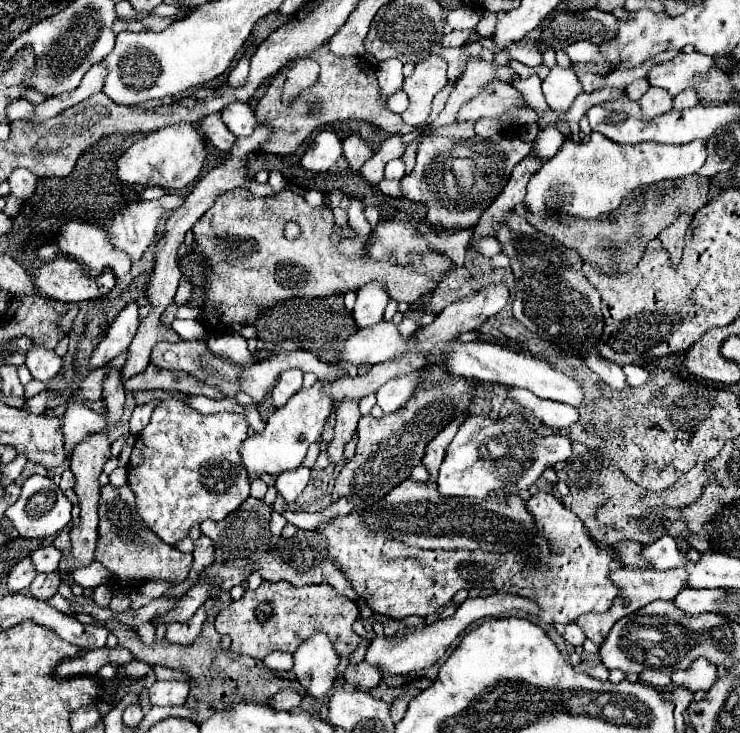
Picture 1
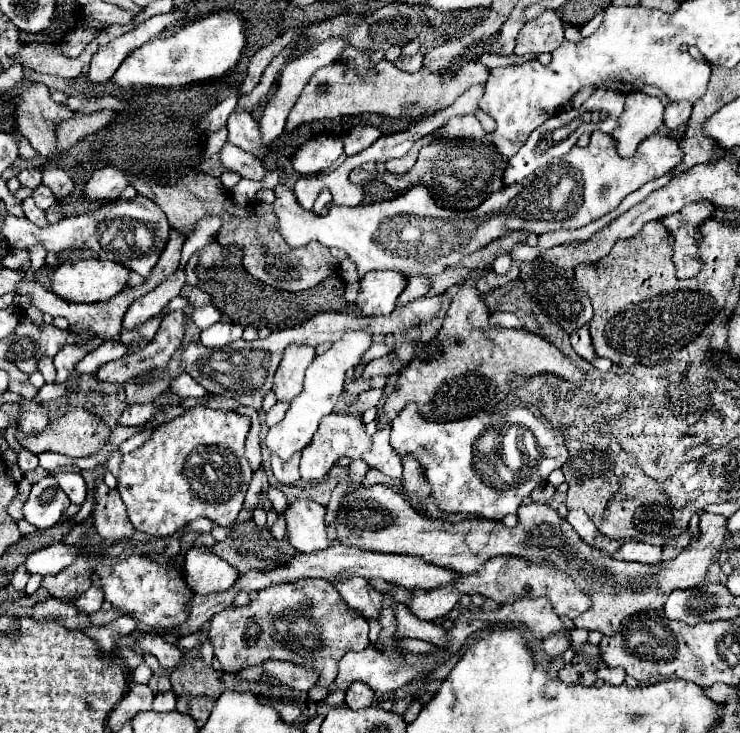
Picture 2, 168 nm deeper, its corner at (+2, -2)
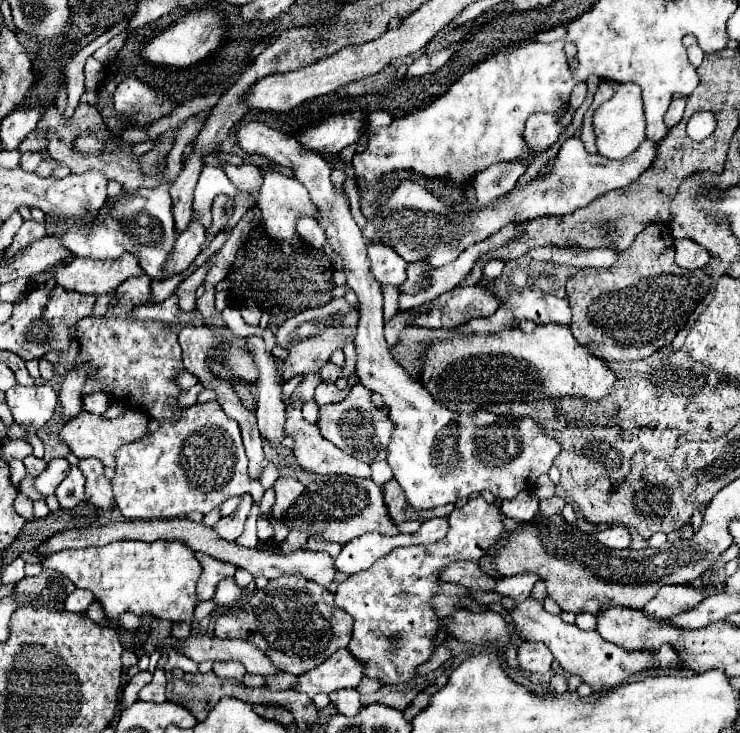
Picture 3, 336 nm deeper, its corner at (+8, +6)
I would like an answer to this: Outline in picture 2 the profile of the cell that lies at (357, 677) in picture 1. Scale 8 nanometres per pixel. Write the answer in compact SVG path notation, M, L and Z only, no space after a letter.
M351 683L351 687L347 689L345 705L351 707L351 709L369 707L373 701L375 701L375 693L365 683Z

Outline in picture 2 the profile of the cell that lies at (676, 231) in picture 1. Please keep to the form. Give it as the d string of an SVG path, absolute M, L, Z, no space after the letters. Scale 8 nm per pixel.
M683 223L683 227L679 227L679 231L673 231L675 237L675 245L673 245L673 263L677 269L677 277L679 279L687 279L687 277L695 277L701 269L701 263L697 259L697 243L695 243L695 227L691 227L689 223Z

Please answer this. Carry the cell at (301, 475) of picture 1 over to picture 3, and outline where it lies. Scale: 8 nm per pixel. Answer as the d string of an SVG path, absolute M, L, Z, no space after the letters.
M249 335L247 339L247 351L253 355L253 363L259 369L259 379L255 383L257 387L257 423L259 431L267 441L279 443L285 427L285 405L281 401L281 383L277 379L275 369L275 357L265 349L265 341L261 335Z

